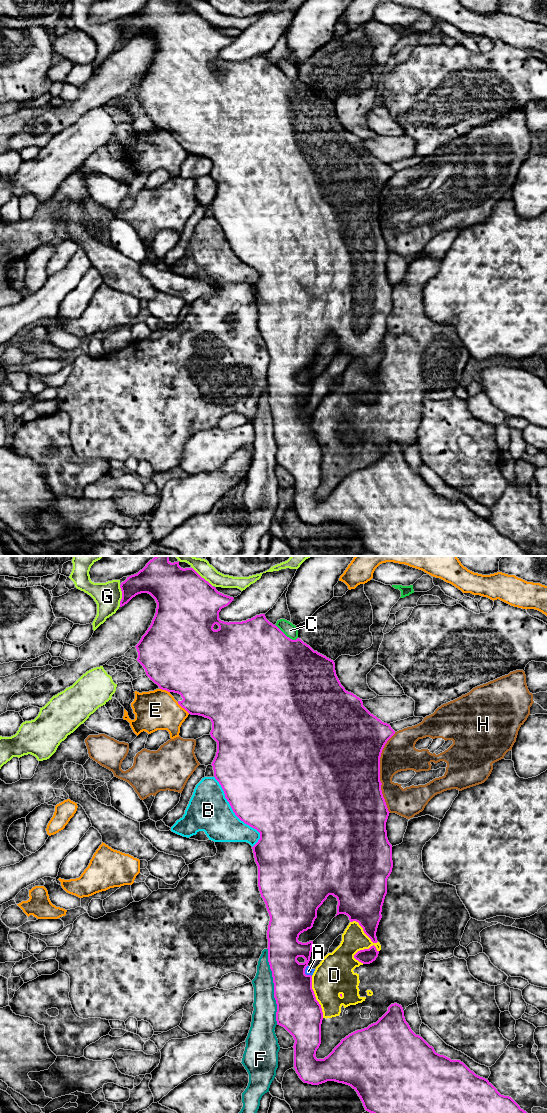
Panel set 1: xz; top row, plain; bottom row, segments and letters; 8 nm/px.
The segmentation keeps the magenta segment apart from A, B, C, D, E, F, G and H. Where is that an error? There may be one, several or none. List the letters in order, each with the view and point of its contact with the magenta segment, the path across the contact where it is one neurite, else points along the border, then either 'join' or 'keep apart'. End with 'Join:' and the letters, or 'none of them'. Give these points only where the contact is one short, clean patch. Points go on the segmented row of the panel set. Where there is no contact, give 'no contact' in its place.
A: xz (304, 972) | along xz (307, 965), (305, 973), (311, 976) | keep apart
B: xz (235, 814) | keep apart
C: xz (286, 636) | keep apart
D: xz (373, 945) | keep apart
E: xz (183, 707) | keep apart
F: xz (274, 986) | keep apart
G: xz (122, 596) | keep apart
H: xz (379, 772) | keep apart
Join: none of them

